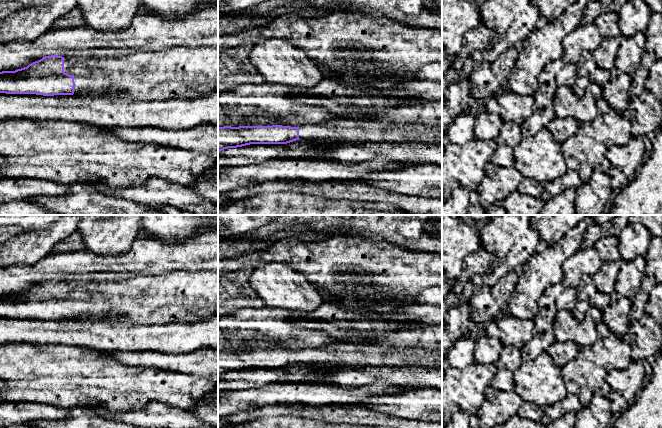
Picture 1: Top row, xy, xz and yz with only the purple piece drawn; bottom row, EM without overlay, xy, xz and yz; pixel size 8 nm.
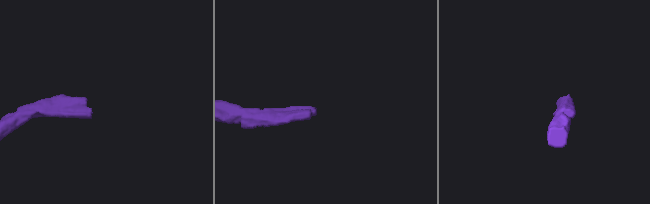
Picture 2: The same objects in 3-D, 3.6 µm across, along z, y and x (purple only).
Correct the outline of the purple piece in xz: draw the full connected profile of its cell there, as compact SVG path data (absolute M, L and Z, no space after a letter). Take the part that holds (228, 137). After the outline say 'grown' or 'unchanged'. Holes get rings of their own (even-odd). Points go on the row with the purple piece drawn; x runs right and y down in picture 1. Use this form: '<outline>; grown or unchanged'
M334 119L299 127L218 126L218 152L250 144L287 144L313 138L345 138L356 142L426 142L442 144L442 125L410 121L403 125L378 120Z; grown

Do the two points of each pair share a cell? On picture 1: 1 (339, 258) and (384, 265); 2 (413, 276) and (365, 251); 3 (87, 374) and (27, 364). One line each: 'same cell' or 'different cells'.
1: same cell
2: same cell
3: same cell

